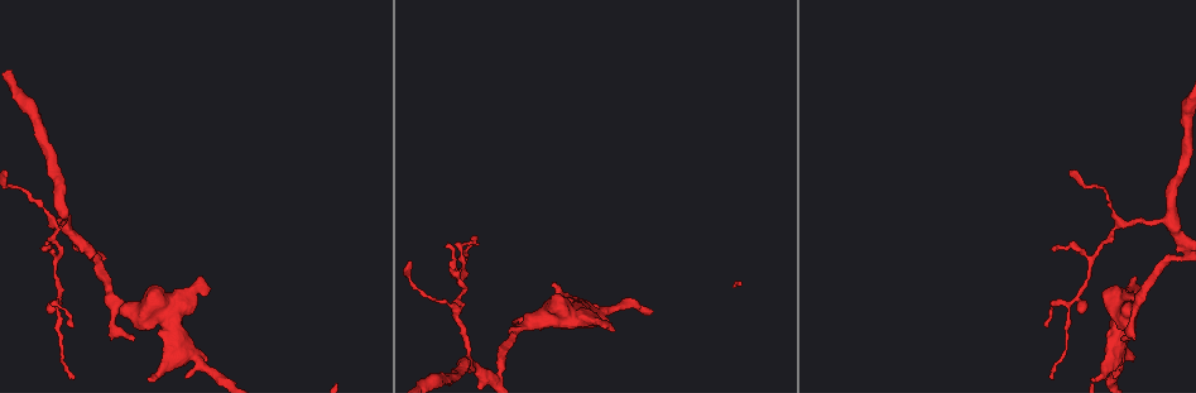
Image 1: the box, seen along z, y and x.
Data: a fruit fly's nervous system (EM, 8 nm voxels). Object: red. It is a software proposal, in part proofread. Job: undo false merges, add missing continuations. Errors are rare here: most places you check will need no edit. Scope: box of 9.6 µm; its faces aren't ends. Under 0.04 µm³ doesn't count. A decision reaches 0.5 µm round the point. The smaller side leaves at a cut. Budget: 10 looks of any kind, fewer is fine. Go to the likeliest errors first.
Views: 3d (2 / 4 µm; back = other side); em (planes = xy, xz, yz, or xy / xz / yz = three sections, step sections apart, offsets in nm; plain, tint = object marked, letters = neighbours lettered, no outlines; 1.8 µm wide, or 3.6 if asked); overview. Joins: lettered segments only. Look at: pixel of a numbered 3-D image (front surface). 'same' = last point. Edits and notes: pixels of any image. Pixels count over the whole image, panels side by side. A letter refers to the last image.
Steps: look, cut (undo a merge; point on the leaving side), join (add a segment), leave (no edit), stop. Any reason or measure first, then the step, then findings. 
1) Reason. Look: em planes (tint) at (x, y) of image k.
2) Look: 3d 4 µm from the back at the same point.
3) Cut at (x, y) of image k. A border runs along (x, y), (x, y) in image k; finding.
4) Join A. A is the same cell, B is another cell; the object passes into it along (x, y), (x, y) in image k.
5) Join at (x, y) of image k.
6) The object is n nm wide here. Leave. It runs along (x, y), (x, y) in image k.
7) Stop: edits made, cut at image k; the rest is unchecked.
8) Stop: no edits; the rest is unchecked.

Branch stops here. Look: em xz step 8 (letters) at (1138, 290) of image 1.

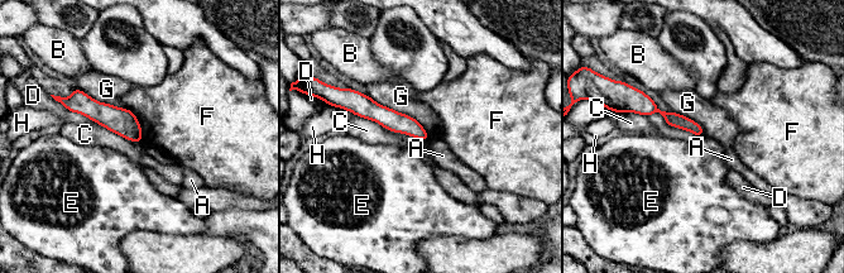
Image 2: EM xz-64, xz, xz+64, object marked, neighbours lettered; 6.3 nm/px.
Leave. A, B, C, D, E, F, G and H are other cells; it runs along (356, 96), (370, 110), (425, 137) in image 2; no lettered segment goes on from it.

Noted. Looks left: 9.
Tapers out. Look: em planes (letters) at (130, 338) of image 1.

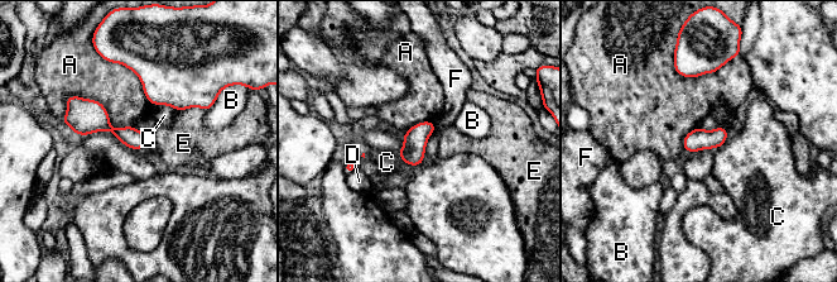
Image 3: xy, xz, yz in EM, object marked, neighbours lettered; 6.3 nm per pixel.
Leave. A, B, C, D, E and F are other cells; a border runs along (206, 110), (187, 108), (178, 111) in image 3; no lettered segment goes on from it.

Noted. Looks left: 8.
Tapers out. Look: em planes (tint) at (42, 250) of image 1.

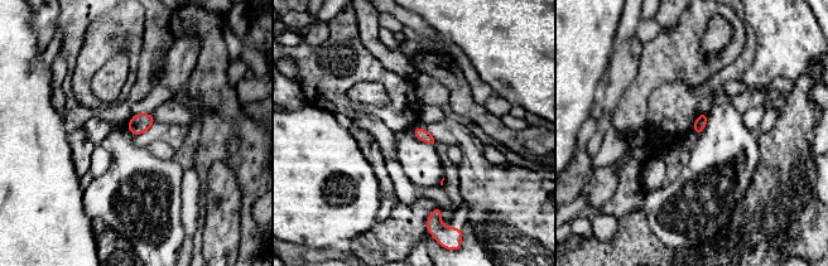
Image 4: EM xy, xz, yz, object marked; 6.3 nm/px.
Look: em planes (letters) at the same point.

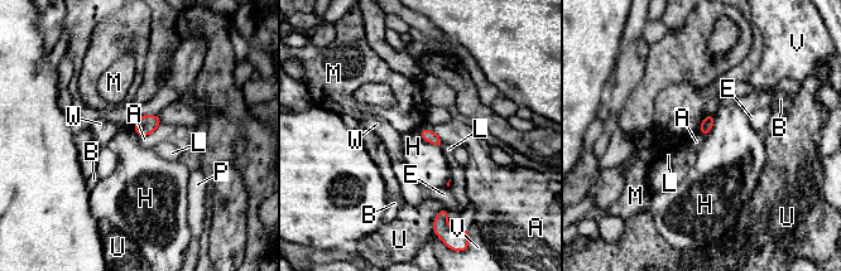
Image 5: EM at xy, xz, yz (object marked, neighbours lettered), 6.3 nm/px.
The object is 80 nm wide here. Leave. A, B, E, H, L, M, P, U, V and W are other cells; a border runs along (418, 130), (424, 140), (441, 149) in image 5; none of them fits.

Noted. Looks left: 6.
Thin end. Look: 3d 2 µm at (1046, 328) of image 1.

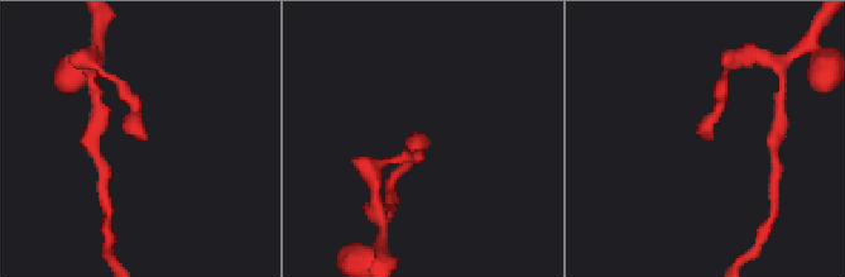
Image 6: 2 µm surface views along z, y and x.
Now the EM. Look: em planes (plain) at (428, 144) of image 6.

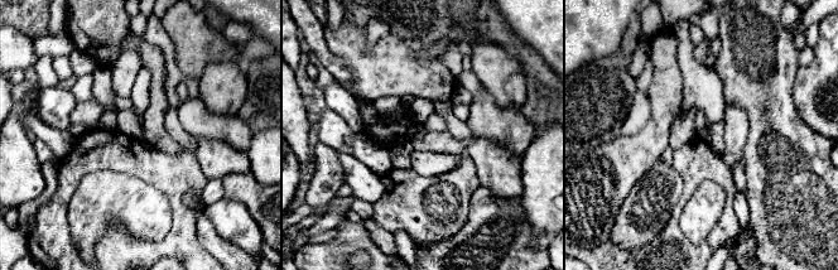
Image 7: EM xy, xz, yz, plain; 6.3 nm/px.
See the neighbours. Look: em planes (letters) at the same point.

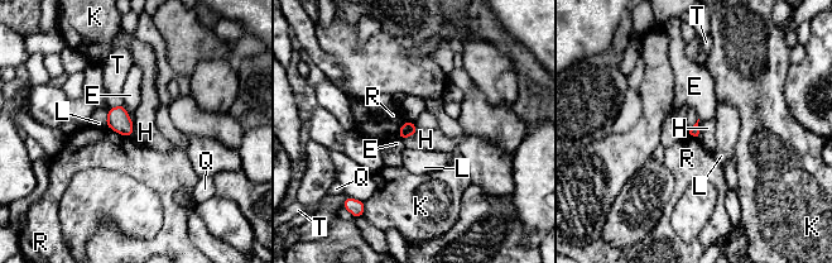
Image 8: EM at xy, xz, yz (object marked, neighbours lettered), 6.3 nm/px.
Leave. E, H, K, L, Q, R and T are other cells; a border runs along (700, 119), (697, 135) in image 8; none of them fits.

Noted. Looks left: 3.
Stop: no edits; the rest is unchecked.

